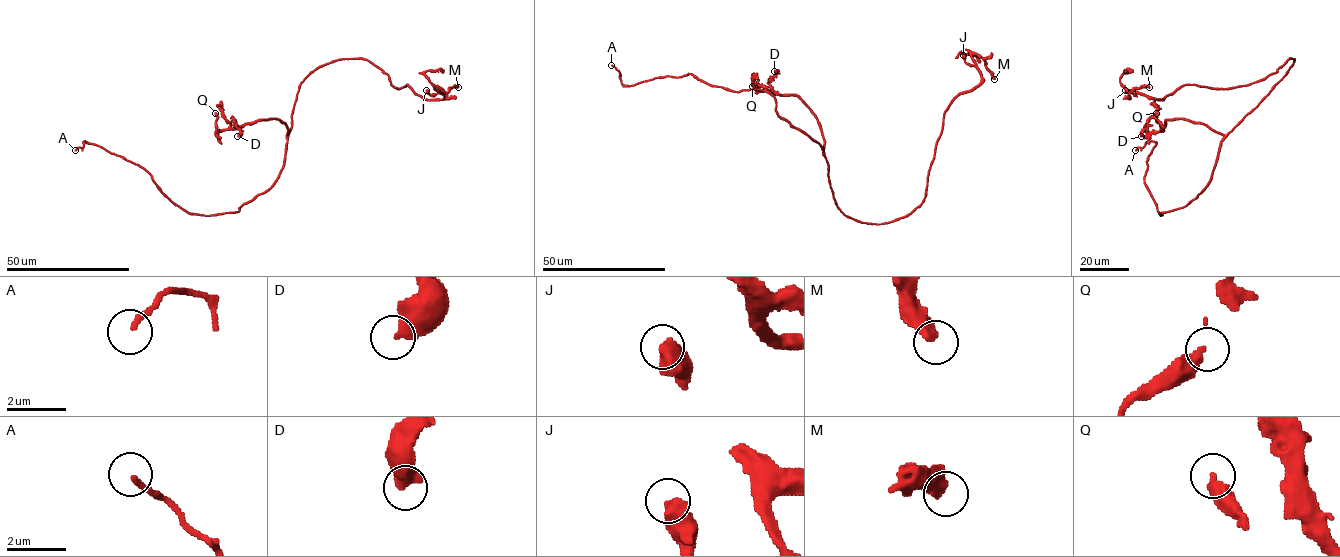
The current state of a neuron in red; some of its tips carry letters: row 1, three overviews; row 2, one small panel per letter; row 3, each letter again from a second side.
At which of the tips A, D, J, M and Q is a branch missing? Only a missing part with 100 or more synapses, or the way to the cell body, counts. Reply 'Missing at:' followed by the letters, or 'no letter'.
Missing at: no letter

